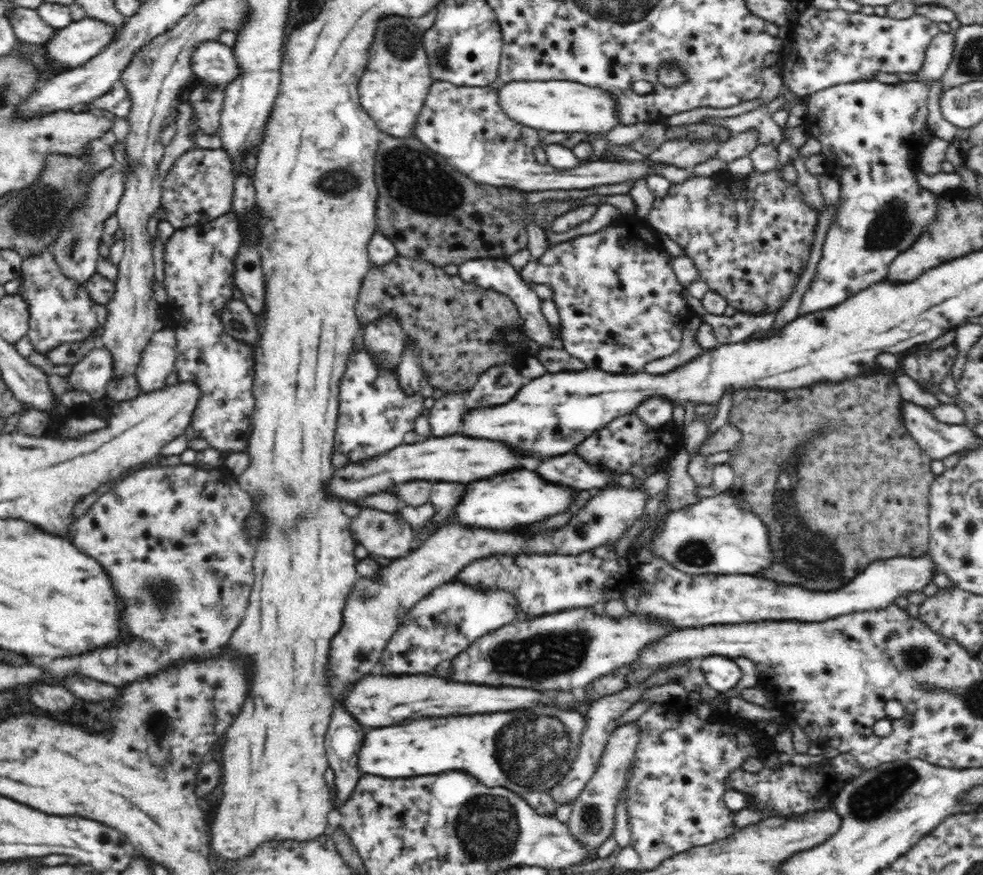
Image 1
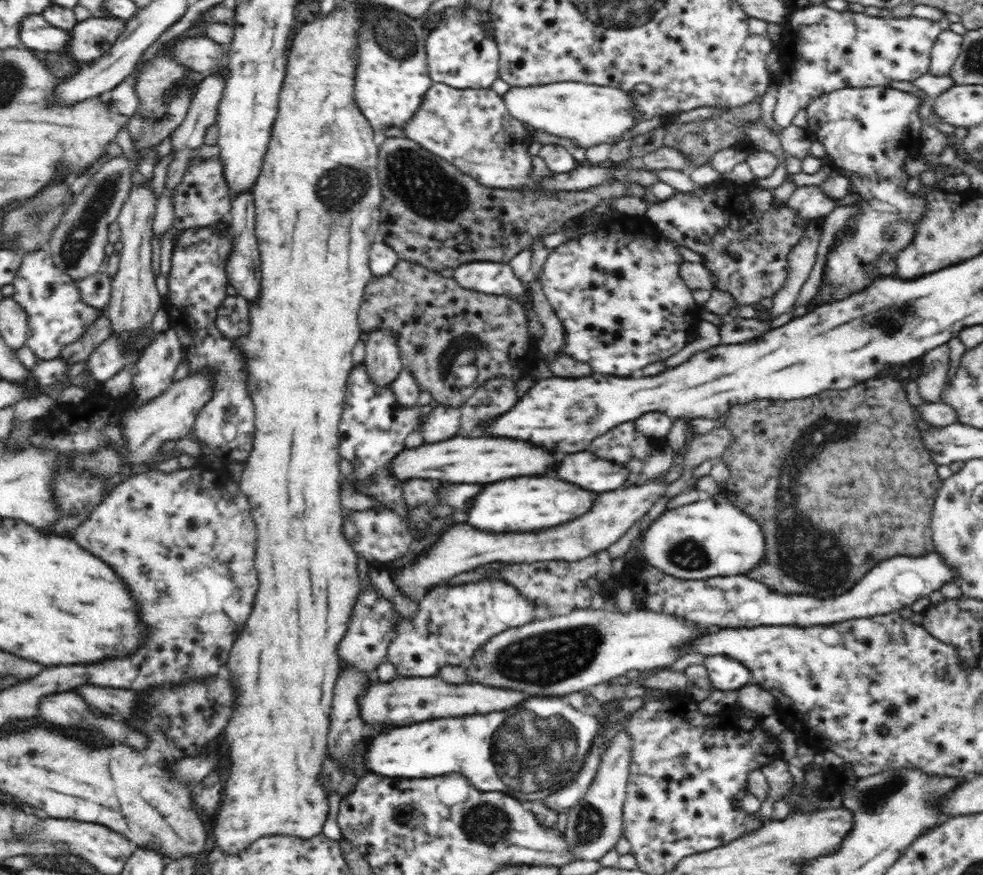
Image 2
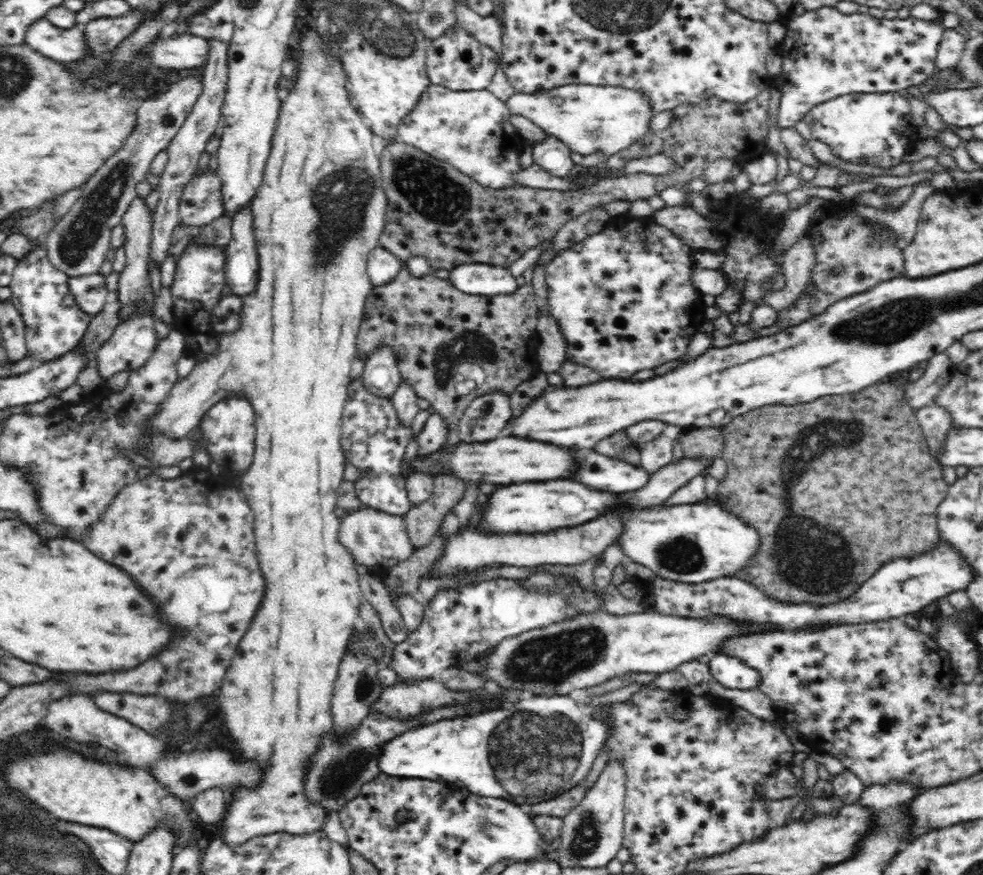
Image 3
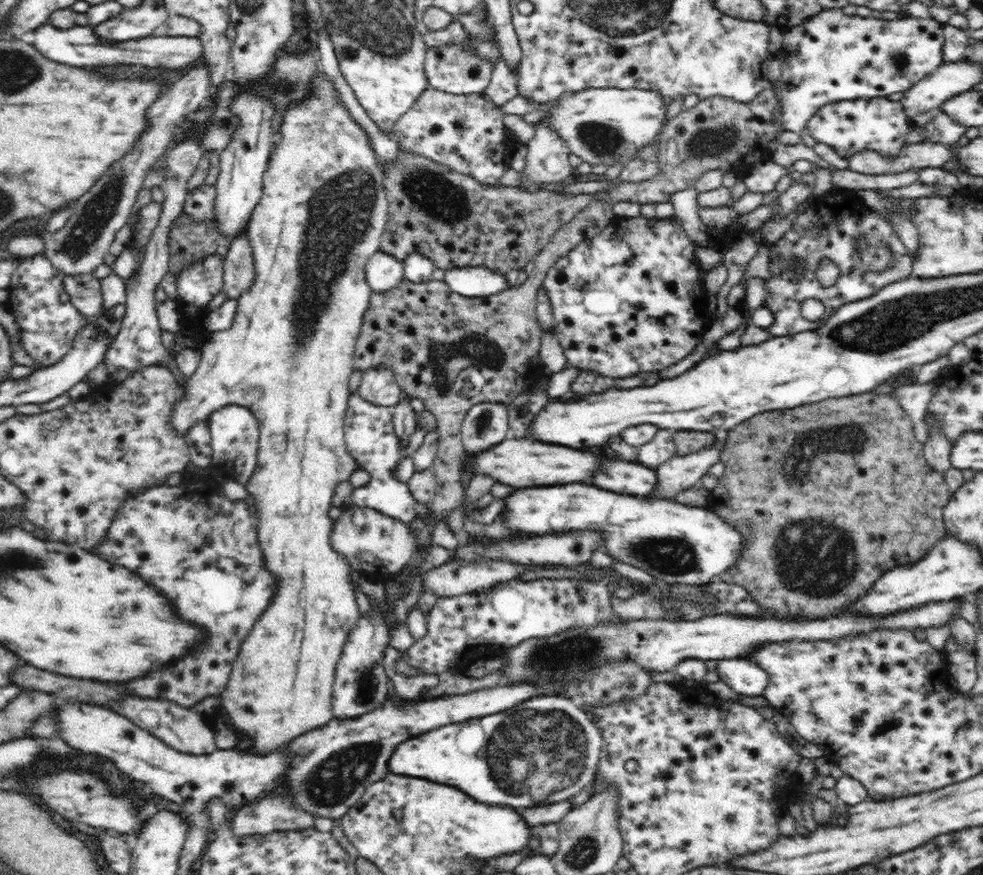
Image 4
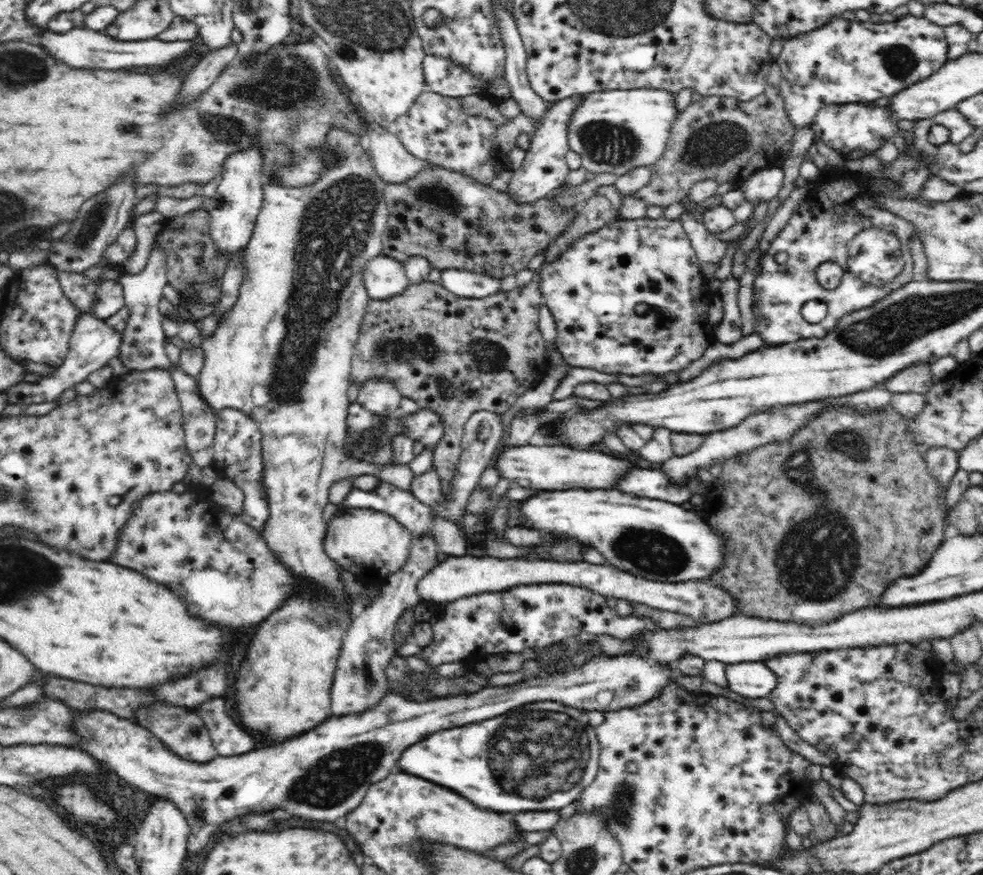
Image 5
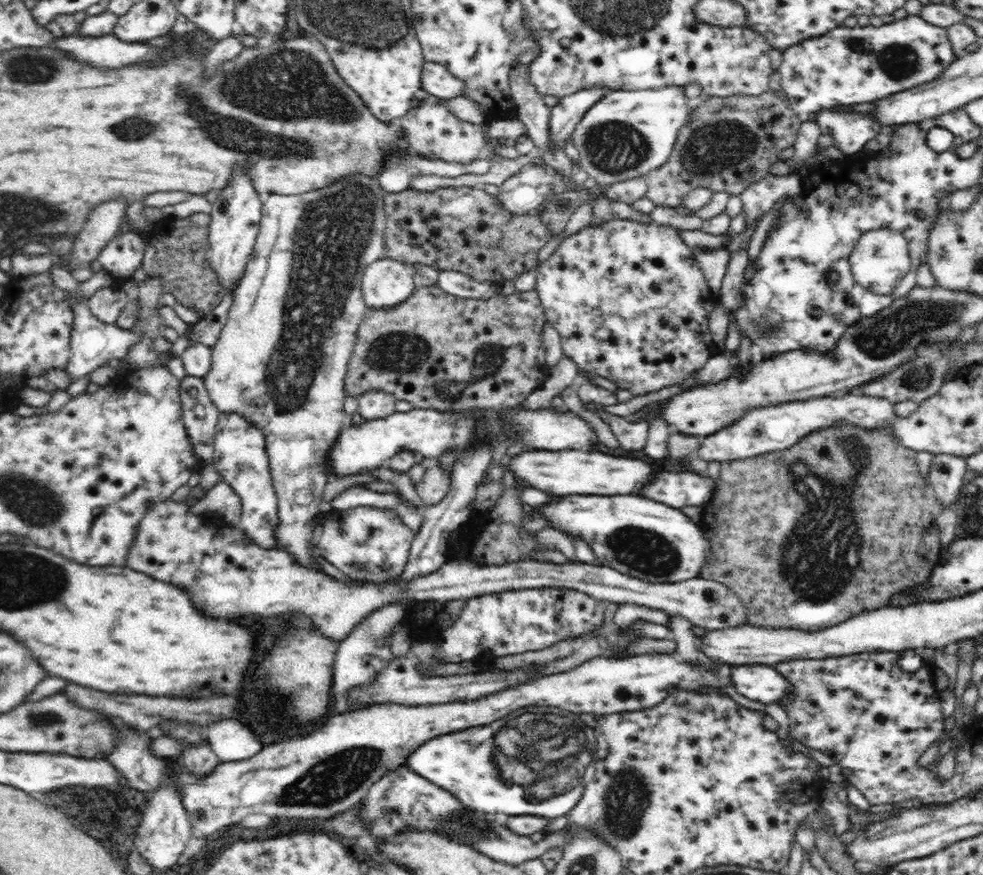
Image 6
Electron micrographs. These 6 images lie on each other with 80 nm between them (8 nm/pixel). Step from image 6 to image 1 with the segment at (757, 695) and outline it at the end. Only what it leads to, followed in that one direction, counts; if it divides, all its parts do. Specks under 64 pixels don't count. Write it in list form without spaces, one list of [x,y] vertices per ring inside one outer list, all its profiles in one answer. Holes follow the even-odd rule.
[[[706,656],[699,659],[697,665],[703,671],[708,685],[718,693],[734,688],[742,678],[742,671],[734,659],[725,656]]]

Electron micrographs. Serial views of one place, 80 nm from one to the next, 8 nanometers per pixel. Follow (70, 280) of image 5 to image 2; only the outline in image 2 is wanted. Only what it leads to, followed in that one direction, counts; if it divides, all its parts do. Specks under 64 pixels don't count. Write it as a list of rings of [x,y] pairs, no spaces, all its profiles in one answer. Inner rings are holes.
[[[106,271],[75,279],[80,291],[80,298],[88,305],[98,309],[105,309],[111,299],[111,282]]]

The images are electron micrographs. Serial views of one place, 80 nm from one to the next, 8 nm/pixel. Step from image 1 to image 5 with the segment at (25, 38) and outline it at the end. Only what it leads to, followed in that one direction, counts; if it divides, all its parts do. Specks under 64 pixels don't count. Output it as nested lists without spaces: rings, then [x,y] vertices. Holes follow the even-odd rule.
[[[75,27],[66,33],[54,33],[45,29],[40,35],[40,45],[52,54],[54,58],[66,62],[68,66],[84,69],[134,69],[136,66],[168,66],[179,63],[186,52],[192,50],[194,38],[188,41],[164,42],[158,38],[140,41],[120,41],[104,33],[94,32],[90,29]]]

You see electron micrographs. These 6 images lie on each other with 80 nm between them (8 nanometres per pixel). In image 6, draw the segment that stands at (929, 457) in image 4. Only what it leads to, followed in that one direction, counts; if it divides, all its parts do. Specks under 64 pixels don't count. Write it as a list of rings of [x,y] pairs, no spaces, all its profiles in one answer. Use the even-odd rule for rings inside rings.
[[[933,454],[929,468],[929,482],[936,502],[944,509],[959,502],[962,476],[967,471],[965,457]]]

